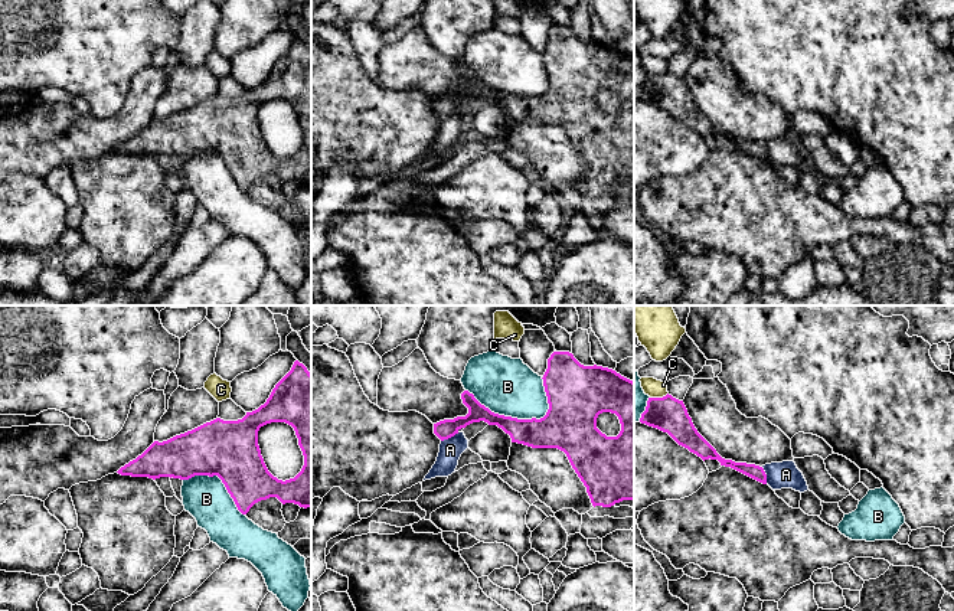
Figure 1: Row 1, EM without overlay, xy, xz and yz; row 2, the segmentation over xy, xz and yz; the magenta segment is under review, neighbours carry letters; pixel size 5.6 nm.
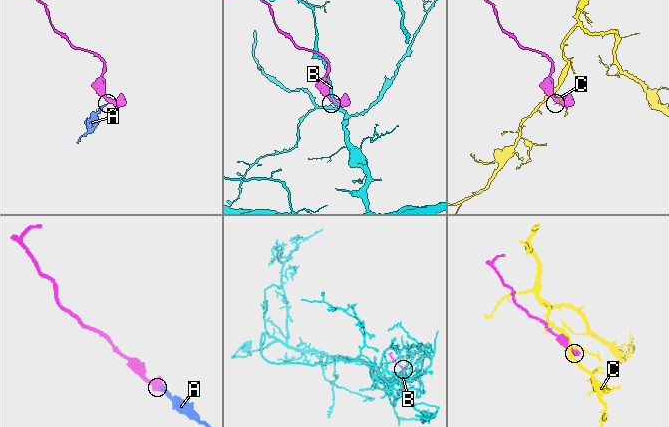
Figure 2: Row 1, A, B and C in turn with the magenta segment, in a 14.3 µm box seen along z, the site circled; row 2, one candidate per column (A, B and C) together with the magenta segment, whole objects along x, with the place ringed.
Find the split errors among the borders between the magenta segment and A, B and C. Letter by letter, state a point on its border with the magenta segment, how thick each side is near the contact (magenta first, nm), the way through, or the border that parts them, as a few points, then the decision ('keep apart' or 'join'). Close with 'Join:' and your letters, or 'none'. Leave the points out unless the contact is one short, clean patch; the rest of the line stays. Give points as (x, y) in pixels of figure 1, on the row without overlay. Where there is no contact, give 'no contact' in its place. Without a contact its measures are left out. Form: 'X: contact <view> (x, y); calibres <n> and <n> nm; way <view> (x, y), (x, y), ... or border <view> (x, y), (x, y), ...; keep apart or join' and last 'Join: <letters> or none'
A: contact xz (450, 114); calibres 110 and 130 nm; way xz (447, 105), (450, 114), (450, 127); join
B: contact xz (509, 94); calibres 190 and 320 nm; keep apart
C: contact yz (659, 75); calibres 200 and 100 nm; keep apart
Join: A

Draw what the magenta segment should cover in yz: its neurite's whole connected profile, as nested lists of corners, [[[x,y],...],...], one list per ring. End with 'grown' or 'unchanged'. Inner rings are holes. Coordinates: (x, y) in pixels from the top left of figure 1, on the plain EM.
[[[669,71],[663,75],[648,75],[640,99],[667,110],[679,122],[703,138],[709,135],[718,137],[721,143],[731,144],[762,161],[768,161],[772,167],[793,166],[800,170],[808,167],[807,159],[794,138],[771,140],[759,144],[722,135],[697,110],[683,78]]]; grown

